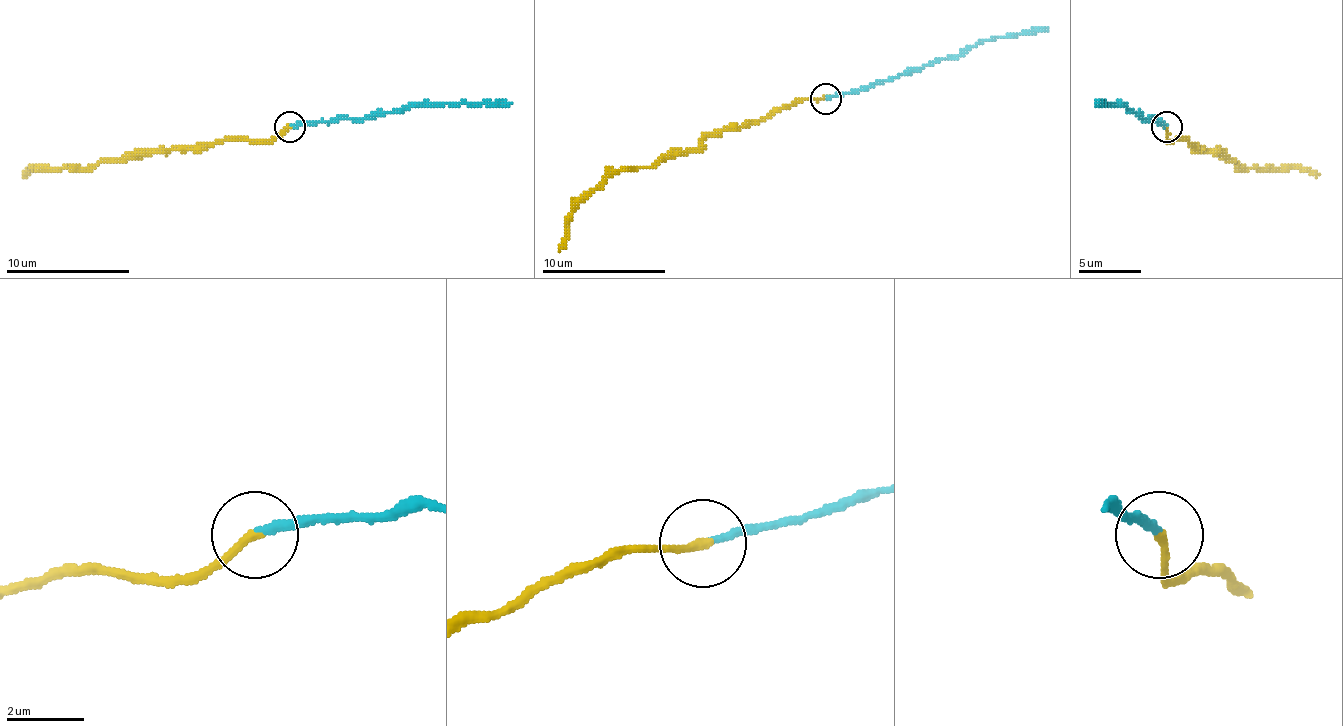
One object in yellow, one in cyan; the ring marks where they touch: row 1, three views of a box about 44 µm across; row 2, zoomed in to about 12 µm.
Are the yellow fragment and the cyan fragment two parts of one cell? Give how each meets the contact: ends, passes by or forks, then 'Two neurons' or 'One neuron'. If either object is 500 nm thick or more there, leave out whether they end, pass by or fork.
At the ring yellow ends. At the ring cyan ends. Two neurons

